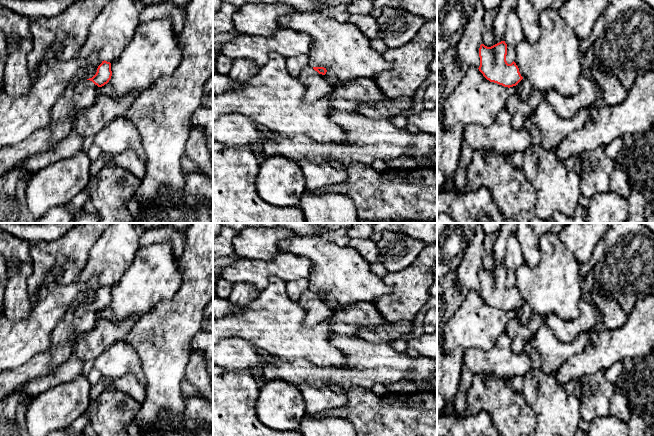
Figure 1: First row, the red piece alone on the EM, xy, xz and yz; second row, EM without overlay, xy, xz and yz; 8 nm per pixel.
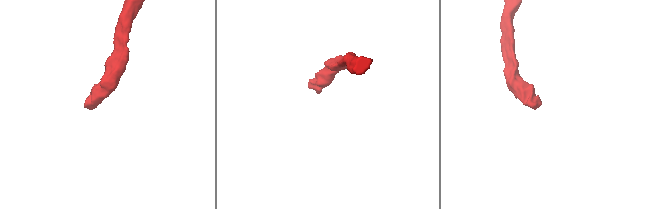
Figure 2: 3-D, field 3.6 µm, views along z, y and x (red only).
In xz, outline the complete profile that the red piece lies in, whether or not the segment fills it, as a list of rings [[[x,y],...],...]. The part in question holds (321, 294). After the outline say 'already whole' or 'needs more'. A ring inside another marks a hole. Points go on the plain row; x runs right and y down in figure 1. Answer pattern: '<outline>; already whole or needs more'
[[[309,289],[301,295],[298,303],[306,310],[303,322],[305,326],[315,326],[332,316],[333,311],[325,301],[326,296],[324,291],[311,291]]]; needs more

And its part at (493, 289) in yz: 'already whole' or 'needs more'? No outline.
needs more

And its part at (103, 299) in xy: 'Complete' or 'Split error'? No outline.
Split error

